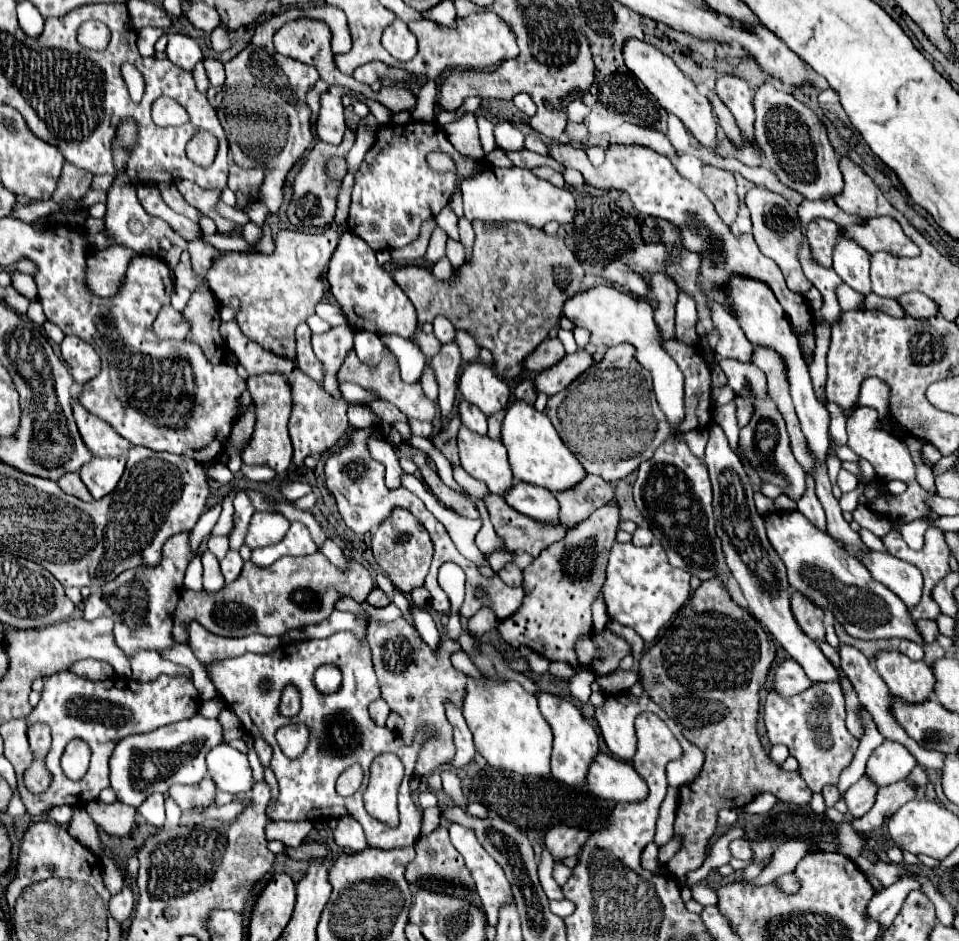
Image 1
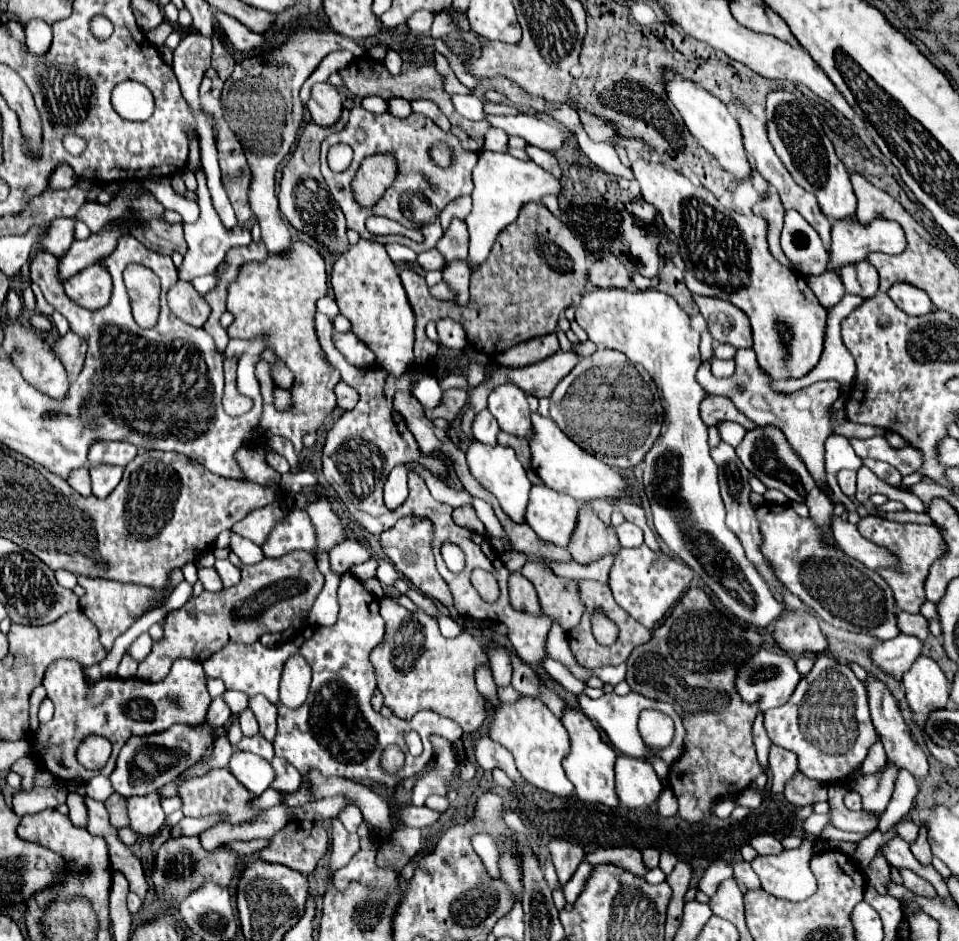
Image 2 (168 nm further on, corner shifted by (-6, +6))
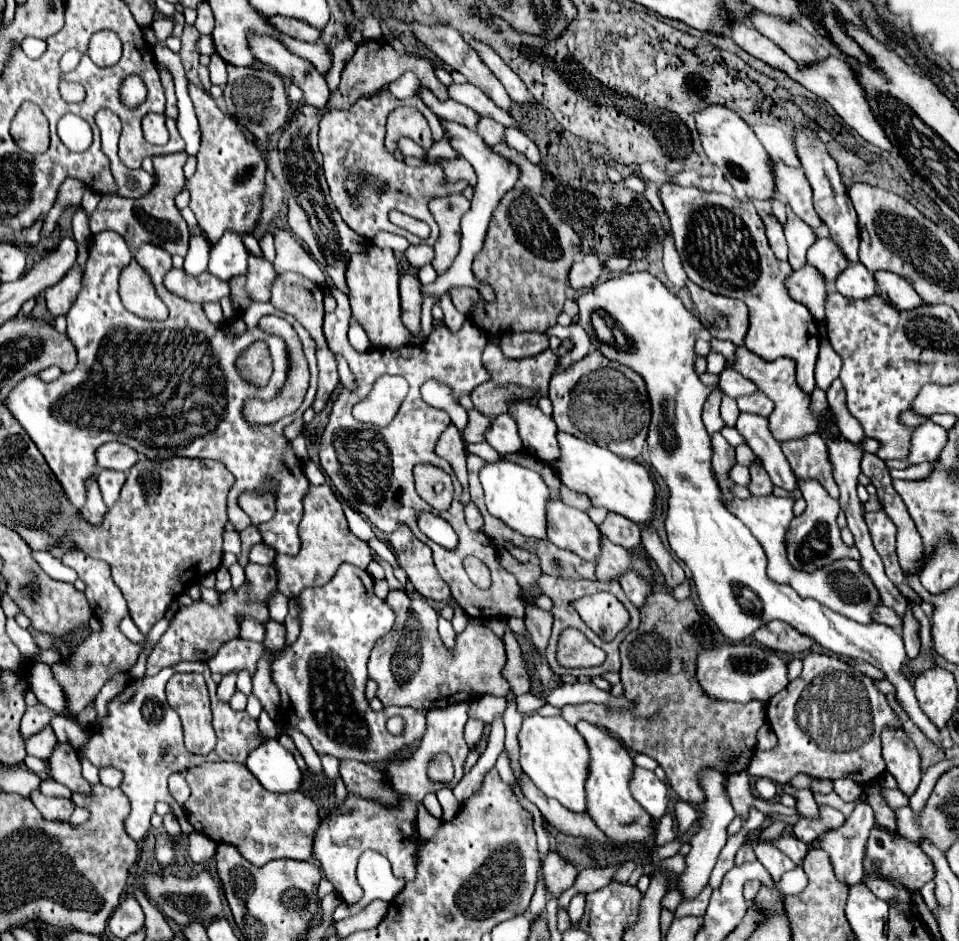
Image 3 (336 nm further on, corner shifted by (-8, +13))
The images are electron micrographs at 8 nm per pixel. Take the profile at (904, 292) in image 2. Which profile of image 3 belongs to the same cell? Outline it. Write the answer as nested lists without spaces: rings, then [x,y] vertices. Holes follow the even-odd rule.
[[[879,270],[873,276],[875,276],[875,284],[877,284],[879,294],[893,308],[897,308],[897,310],[911,310],[911,308],[917,308],[917,306],[923,304],[919,300],[919,296],[915,296],[915,290],[901,276],[895,276],[895,274],[885,272],[885,270]]]

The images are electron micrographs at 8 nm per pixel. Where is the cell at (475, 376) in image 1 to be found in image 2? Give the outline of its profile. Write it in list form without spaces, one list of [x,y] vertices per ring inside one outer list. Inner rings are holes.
[[[503,383],[493,387],[489,393],[489,407],[491,415],[497,419],[499,427],[511,435],[529,439],[531,423],[529,423],[529,405],[525,391],[521,391],[513,383]]]

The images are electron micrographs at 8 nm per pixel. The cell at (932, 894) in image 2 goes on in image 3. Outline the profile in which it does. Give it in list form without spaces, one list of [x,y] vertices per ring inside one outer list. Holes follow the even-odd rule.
[[[879,824],[873,826],[867,838],[865,846],[865,878],[891,878],[891,880],[901,880],[905,888],[909,890],[919,890],[925,882],[933,880],[935,870],[931,864],[931,858],[919,848],[917,842],[901,836],[899,832],[891,832],[887,828],[879,828]]]

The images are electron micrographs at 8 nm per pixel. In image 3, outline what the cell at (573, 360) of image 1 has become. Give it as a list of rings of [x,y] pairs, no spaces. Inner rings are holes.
[[[487,344],[485,352],[483,352],[483,364],[485,364],[487,370],[491,370],[489,372],[491,378],[471,392],[471,400],[473,400],[475,408],[479,412],[483,412],[485,416],[493,418],[497,414],[507,412],[507,400],[511,396],[517,398],[517,400],[525,400],[525,398],[531,398],[535,394],[537,396],[545,396],[549,378],[551,378],[551,374],[557,368],[557,360],[559,360],[559,356],[555,352],[551,352],[551,350],[545,350],[539,356],[531,356],[531,358],[523,358],[523,360],[511,360],[511,358],[503,356],[499,346]]]

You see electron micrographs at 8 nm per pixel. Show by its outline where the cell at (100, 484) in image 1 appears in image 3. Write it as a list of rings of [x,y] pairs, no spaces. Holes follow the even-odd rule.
[[[101,470],[97,476],[97,484],[101,488],[103,494],[103,502],[107,504],[107,508],[111,508],[115,504],[115,500],[119,498],[121,486],[125,484],[127,474],[125,472],[111,472],[111,470]]]

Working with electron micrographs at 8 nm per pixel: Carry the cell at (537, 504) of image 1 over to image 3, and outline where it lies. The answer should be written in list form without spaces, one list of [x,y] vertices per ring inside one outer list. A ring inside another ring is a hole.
[[[559,496],[547,510],[547,536],[557,548],[575,552],[589,562],[595,562],[601,552],[599,528],[583,510],[561,504]]]

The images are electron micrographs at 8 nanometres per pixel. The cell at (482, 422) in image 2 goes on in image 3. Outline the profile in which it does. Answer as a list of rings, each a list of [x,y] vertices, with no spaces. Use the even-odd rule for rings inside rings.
[[[499,414],[493,424],[491,432],[487,432],[487,442],[501,454],[513,454],[523,450],[523,442],[519,438],[519,430],[515,420],[509,414]]]

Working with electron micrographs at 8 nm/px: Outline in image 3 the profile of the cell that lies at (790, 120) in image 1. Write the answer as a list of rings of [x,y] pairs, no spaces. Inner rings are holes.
[[[803,128],[797,132],[795,136],[795,148],[797,148],[797,156],[805,168],[805,176],[813,188],[813,204],[815,204],[815,210],[819,214],[819,218],[825,222],[825,226],[829,228],[829,238],[839,246],[841,254],[845,256],[845,260],[849,264],[855,264],[859,262],[859,226],[857,226],[857,216],[855,216],[855,210],[853,210],[853,204],[847,196],[847,190],[841,182],[841,176],[839,176],[839,170],[837,170],[837,164],[835,160],[829,156],[825,144],[819,142],[819,138],[809,130],[809,128]]]

